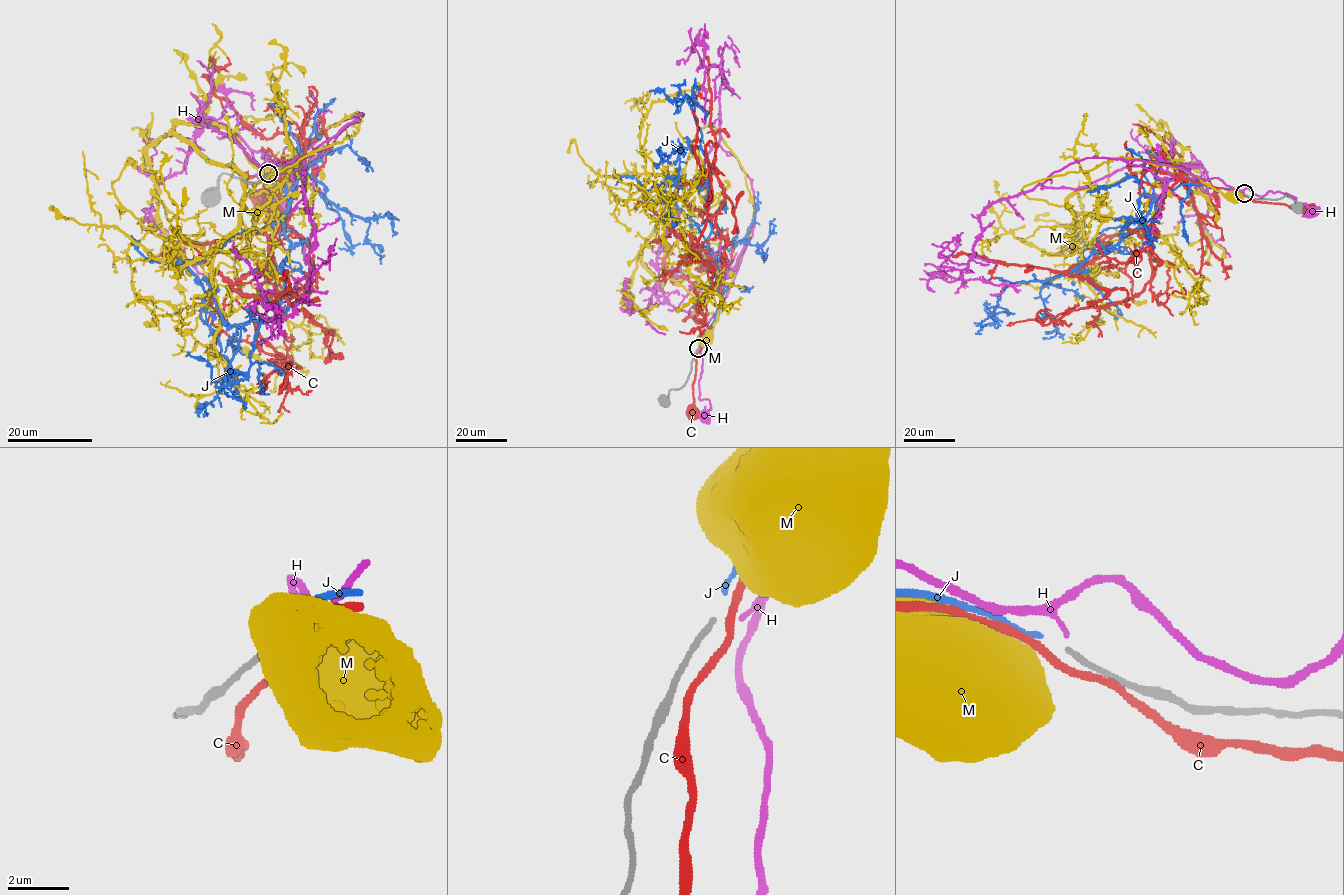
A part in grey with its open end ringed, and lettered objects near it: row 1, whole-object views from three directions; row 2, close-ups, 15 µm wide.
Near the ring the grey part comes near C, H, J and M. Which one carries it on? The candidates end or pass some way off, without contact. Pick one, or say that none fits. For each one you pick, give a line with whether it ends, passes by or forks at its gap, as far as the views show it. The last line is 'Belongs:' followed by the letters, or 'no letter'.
J: it ends
Belongs: J

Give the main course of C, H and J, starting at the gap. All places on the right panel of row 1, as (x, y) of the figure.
C: (1243, 194), (1254, 200), (1286, 204), (1293, 209), (1311, 206)
H: (1244, 193), (1249, 188), (1260, 196), (1270, 191), (1280, 191), (1294, 196), (1298, 204), (1306, 204), (1313, 210)
J: (1242, 193), (1178, 185), (1116, 244), (1062, 275), (1008, 284), (994, 308), (997, 321), (986, 300)

